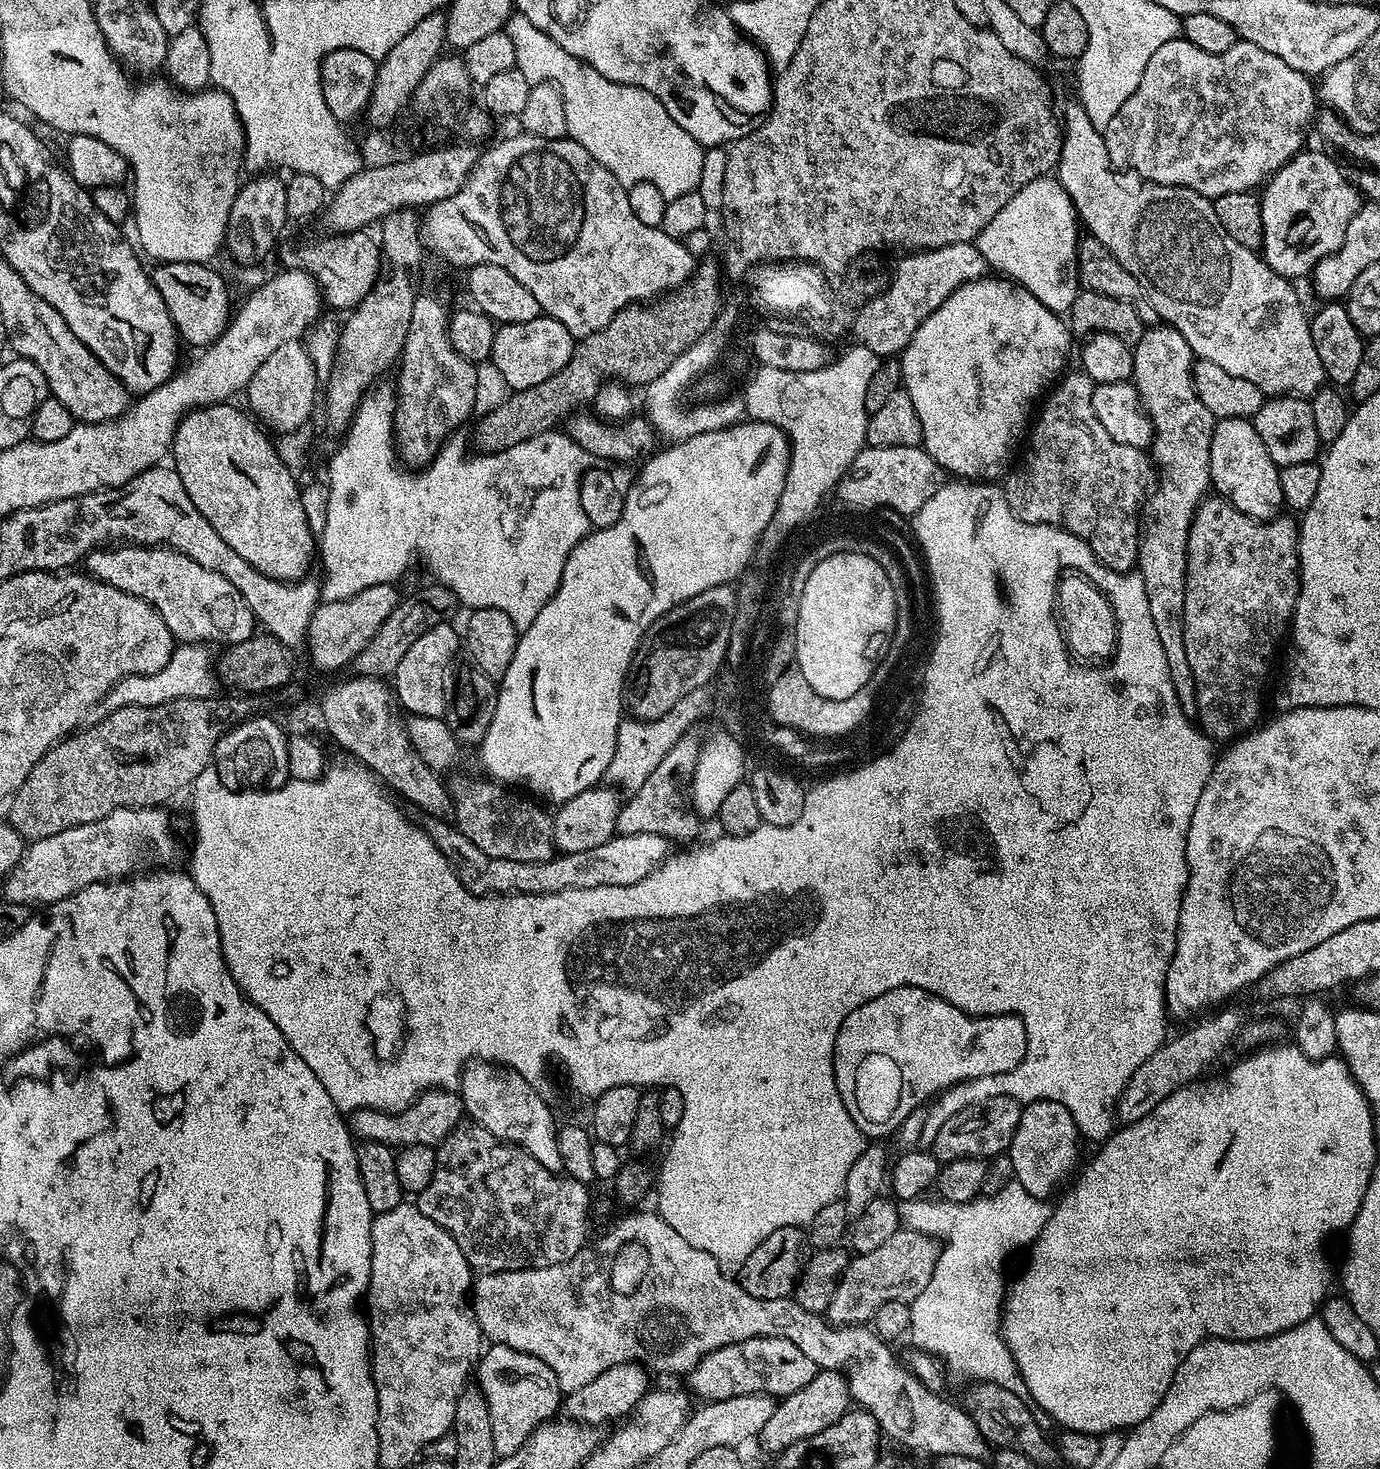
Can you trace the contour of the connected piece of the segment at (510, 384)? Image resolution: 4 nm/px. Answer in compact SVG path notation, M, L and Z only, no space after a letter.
M541 314L534 322L514 322L501 324L494 334L494 350L490 361L496 367L498 375L512 392L530 390L530 386L538 386L538 382L546 382L546 378L554 378L562 366L570 362L570 354L574 354L577 337L562 326L554 318Z

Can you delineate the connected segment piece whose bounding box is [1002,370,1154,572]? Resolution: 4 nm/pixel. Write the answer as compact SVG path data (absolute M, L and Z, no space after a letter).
M1083 370L1075 371L1069 371L1039 405L1024 457L1022 452L1020 465L1018 460L1003 477L1004 497L1022 522L1066 530L1085 540L1110 570L1130 572L1136 568L1142 505L1154 484L1154 465L1147 451L1110 438L1091 406L1092 380Z

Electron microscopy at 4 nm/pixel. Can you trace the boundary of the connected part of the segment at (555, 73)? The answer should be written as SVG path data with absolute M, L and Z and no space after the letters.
M513 14L506 25L506 31L510 42L514 44L514 58L518 70L526 77L526 82L534 84L554 84L562 94L562 106L566 106L567 135L578 142L586 150L590 150L592 157L618 182L625 186L636 183L650 183L658 188L659 193L666 201L678 198L678 194L697 191L701 187L700 179L704 176L704 152L705 145L698 143L693 136L686 134L682 126L670 114L666 114L666 106L658 102L654 94L642 90L638 86L626 86L618 82L610 82L610 78L602 78L594 66L583 64L574 54L562 50L550 34L538 30L530 18L519 14Z

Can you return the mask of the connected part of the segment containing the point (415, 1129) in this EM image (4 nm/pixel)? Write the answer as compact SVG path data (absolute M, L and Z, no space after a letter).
M430 1088L421 1092L419 1098L401 1112L375 1112L373 1108L359 1108L357 1112L351 1113L350 1128L361 1141L373 1140L393 1146L417 1144L436 1148L452 1131L460 1127L465 1116L459 1091Z

